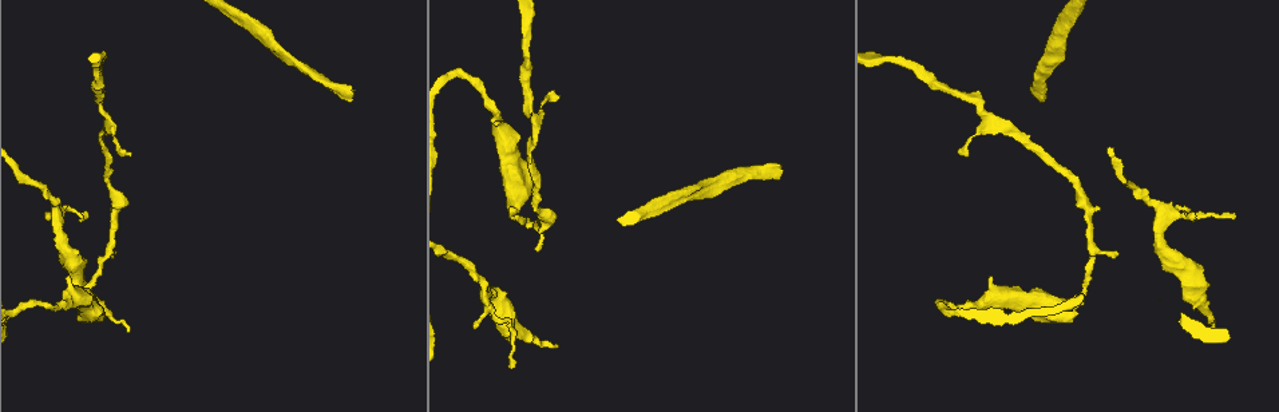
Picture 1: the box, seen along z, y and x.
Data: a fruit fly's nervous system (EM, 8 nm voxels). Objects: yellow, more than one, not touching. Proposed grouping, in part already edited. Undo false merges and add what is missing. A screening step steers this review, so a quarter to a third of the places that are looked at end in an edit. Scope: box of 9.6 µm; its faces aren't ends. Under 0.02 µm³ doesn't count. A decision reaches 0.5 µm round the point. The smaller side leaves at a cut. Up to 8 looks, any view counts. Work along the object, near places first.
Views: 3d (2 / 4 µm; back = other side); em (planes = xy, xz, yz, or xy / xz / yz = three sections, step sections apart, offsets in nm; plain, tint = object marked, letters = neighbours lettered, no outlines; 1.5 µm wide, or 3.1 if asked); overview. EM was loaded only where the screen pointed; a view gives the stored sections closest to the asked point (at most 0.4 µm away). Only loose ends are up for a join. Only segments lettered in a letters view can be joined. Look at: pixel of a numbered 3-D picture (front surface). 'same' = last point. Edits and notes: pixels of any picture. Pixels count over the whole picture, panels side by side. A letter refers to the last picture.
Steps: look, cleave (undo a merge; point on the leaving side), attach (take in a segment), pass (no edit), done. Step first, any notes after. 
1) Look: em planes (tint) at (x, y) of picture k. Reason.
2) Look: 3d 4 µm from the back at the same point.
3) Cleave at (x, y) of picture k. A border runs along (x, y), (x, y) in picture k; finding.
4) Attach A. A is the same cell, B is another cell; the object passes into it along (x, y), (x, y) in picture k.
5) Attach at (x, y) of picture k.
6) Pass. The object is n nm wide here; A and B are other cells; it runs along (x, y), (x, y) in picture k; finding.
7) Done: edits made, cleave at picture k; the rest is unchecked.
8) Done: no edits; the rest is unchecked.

Look: 3d 4 µm from the back at (560, 95) of picture 1. Tapers out.

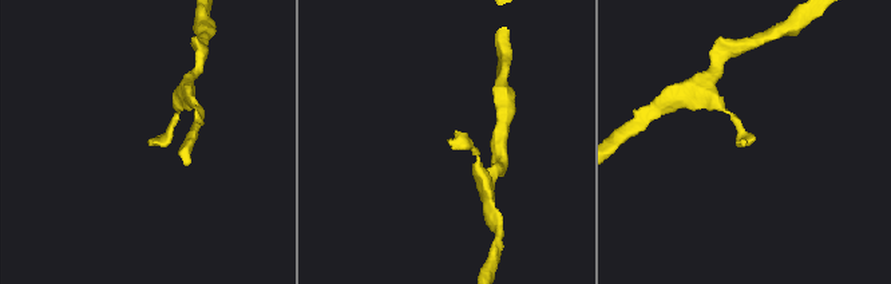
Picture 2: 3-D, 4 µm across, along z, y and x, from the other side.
Look: em planes (letters) at (449, 144) of picture 2.

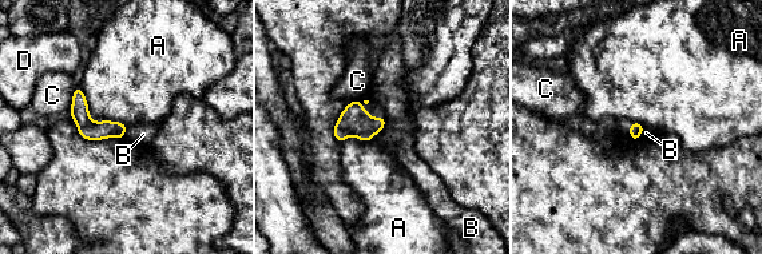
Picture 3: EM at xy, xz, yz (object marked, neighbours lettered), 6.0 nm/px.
Pass. A, B, C and D are other cells; a border runs along (387, 118), (380, 131) in picture 3; none of them fits.

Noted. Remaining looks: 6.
Look: em yz step 4 (tint) at (1196, 215) of picture 1. Branch stops here.

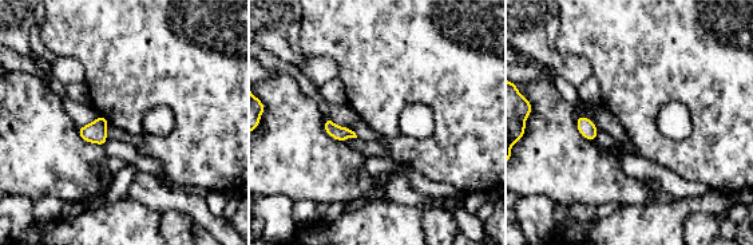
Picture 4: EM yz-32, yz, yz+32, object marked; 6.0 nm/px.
Look: em planes (letters) at the same point.

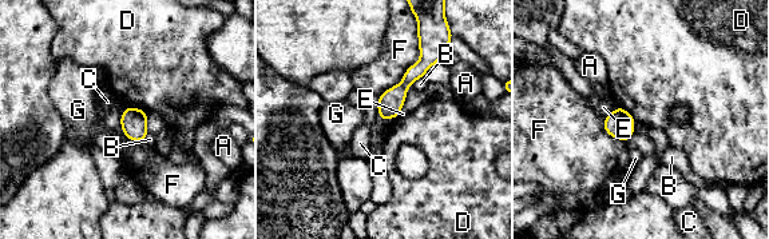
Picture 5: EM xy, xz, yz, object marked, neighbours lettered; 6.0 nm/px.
Pass. The longest contact is with F, 440 nm; A, B, C, D, E, F and G are other cells; it runs along (429, 56), (401, 87), (383, 115) in picture 5; none of them fits.

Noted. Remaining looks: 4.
Look: em planes (letters) at (991, 278) of picture 1. Thick end.

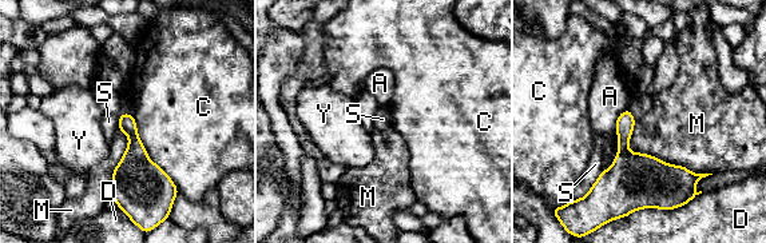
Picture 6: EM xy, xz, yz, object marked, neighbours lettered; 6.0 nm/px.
Pass. A, C, D, M, S and Y are other cells; a border runs along (603, 170), (590, 190), (579, 198) in picture 6; none of them fits.

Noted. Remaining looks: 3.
Done: no edits; the rest is unchecked.

